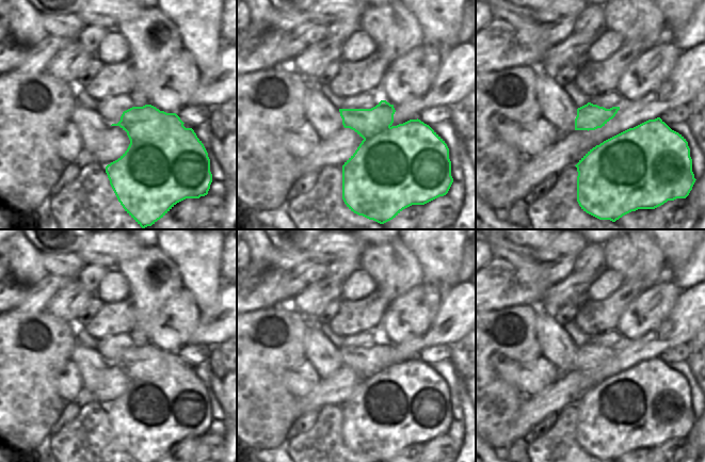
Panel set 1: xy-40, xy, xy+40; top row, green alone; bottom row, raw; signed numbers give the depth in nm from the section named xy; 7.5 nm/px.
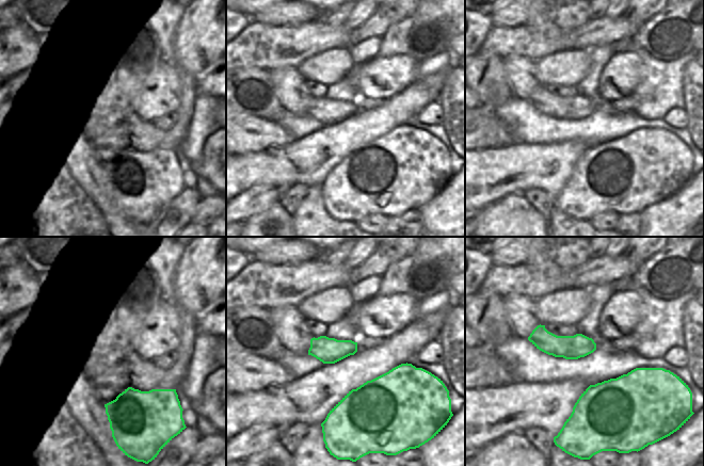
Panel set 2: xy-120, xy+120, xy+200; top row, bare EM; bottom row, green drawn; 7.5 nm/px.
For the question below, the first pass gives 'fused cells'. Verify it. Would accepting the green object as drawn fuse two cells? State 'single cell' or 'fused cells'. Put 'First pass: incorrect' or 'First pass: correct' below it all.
fused cells
First pass: correct

